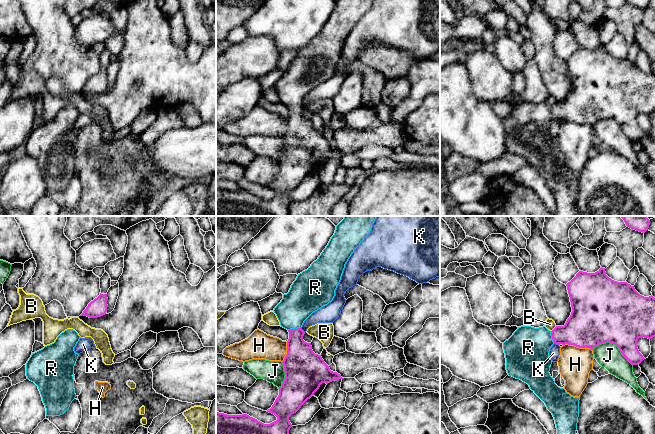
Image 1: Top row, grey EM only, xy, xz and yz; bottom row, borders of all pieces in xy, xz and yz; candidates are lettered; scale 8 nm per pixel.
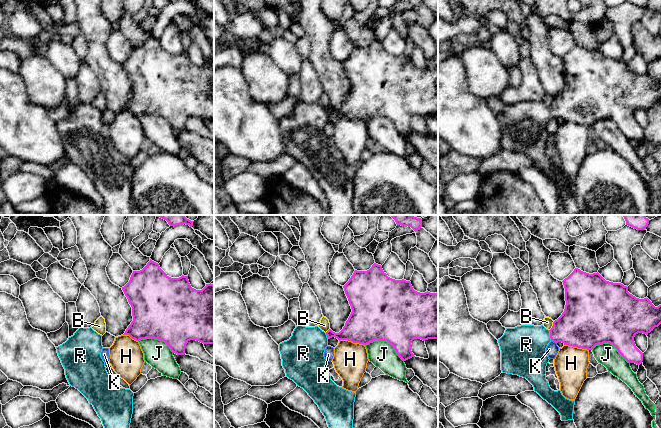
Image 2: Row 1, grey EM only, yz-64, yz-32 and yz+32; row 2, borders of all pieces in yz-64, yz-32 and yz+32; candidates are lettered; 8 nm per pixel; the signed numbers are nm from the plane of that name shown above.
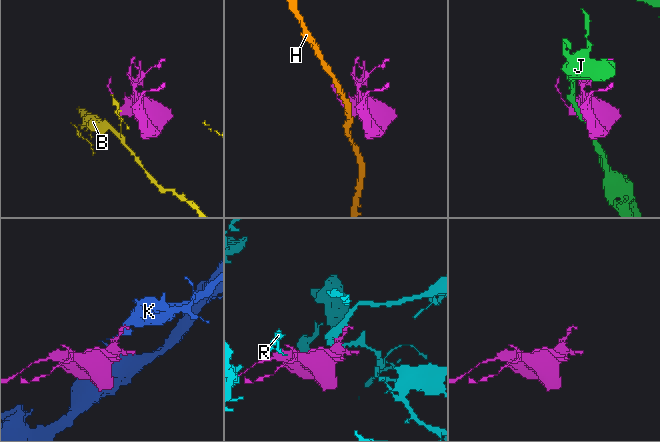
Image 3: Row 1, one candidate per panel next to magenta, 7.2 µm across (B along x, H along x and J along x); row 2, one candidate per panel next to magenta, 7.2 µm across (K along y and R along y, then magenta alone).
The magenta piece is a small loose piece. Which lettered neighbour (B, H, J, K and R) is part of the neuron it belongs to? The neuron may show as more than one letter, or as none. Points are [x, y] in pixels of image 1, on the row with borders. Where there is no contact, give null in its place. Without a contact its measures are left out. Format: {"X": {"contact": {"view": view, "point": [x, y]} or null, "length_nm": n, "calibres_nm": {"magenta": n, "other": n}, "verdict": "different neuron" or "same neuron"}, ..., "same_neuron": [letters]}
{"B": {"contact": {"view": "yz", "point": [553, 329]}, "length_nm": 60, "calibres_nm": {"magenta": 300, "other": 80}, "verdict": "different neuron"}, "H": {"contact": {"view": "yz", "point": [578, 346]}, "length_nm": 240, "calibres_nm": {"magenta": 380, "other": 260}, "verdict": "different neuron"}, "J": {"contact": {"view": "yz", "point": [614, 343]}, "length_nm": 360, "calibres_nm": {"magenta": 480, "other": 200}, "verdict": "different neuron"}, "K": {"contact": {"view": "yz", "point": [556, 343]}, "length_nm": 50, "calibres_nm": {"magenta": 300, "other": 90}, "verdict": "different neuron"}, "R": {"contact": {"view": "xz", "point": [295, 328]}, "length_nm": 110, "calibres_nm": {"magenta": 240, "other": 260}, "verdict": "same neuron"}, "same_neuron": ["R"]}

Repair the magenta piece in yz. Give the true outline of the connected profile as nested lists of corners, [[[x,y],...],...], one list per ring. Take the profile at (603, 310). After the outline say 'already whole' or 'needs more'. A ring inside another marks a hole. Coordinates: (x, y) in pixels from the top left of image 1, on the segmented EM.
[[[602,267],[595,273],[579,271],[566,286],[572,312],[565,325],[556,326],[552,331],[545,326],[518,327],[503,343],[503,349],[508,375],[527,383],[545,403],[554,417],[557,434],[576,434],[580,396],[573,397],[555,384],[549,373],[552,364],[549,357],[550,348],[555,343],[593,350],[599,344],[610,342],[619,348],[632,365],[638,365],[645,359],[637,348],[638,339],[655,337],[655,298],[652,295],[640,295],[634,286],[627,282],[612,280]]] | needs more

